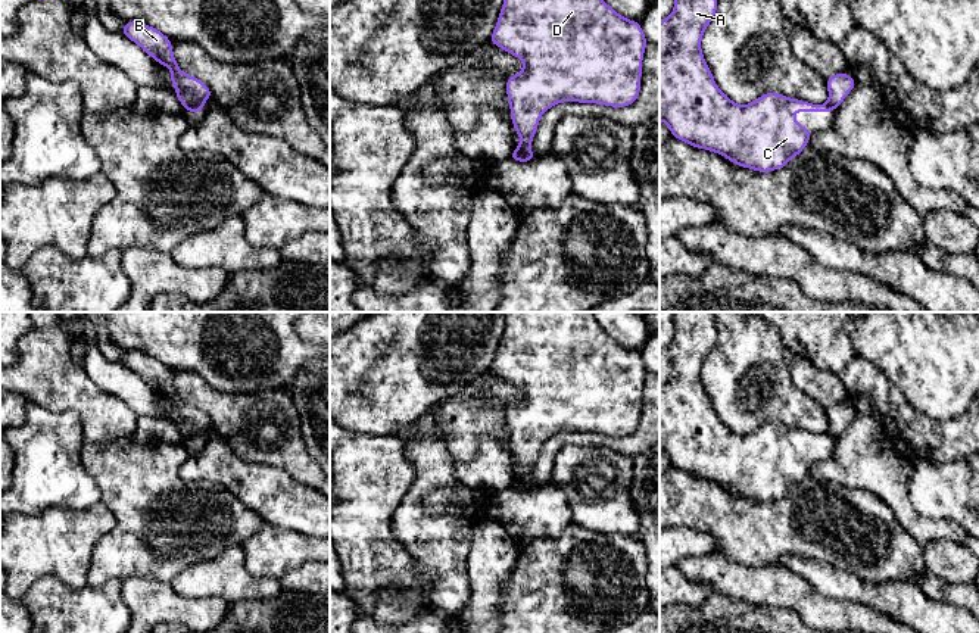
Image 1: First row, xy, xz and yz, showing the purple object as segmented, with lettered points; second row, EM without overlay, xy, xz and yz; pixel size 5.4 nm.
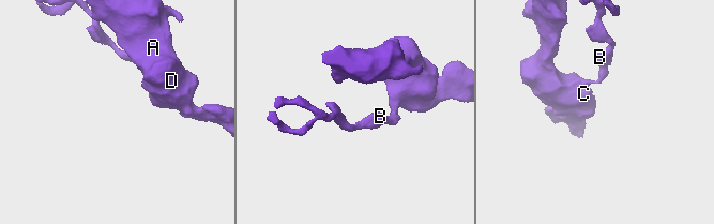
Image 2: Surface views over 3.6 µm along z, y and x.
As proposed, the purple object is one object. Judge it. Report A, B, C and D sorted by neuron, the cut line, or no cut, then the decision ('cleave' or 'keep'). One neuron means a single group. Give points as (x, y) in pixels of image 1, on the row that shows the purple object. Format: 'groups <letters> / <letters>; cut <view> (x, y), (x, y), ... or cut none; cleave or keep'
groups A C D / B; cut xz (514, 149), (532, 153); cleave

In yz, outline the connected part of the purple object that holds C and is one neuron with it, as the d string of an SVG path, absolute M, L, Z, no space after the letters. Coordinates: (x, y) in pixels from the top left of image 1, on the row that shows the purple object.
M674 0L673 13L660 22L660 121L664 121L674 138L698 149L720 153L730 162L758 172L780 169L798 156L813 135L794 116L794 112L835 112L827 102L814 105L783 94L766 93L755 102L741 106L733 103L715 84L701 52L701 38L717 12L717 0Z

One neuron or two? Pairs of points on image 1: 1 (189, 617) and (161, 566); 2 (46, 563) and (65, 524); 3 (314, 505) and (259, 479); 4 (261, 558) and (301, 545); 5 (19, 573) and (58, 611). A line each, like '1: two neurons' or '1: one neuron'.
1: two neurons
2: one neuron
3: one neuron
4: one neuron
5: two neurons

